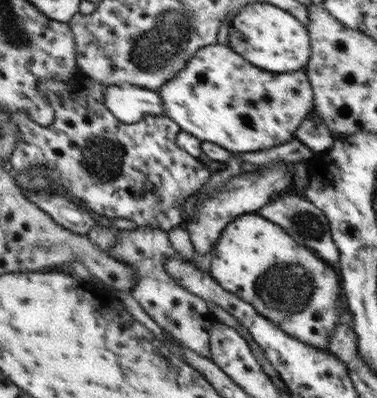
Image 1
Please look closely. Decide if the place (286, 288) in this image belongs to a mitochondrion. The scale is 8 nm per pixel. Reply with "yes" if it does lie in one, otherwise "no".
yes

